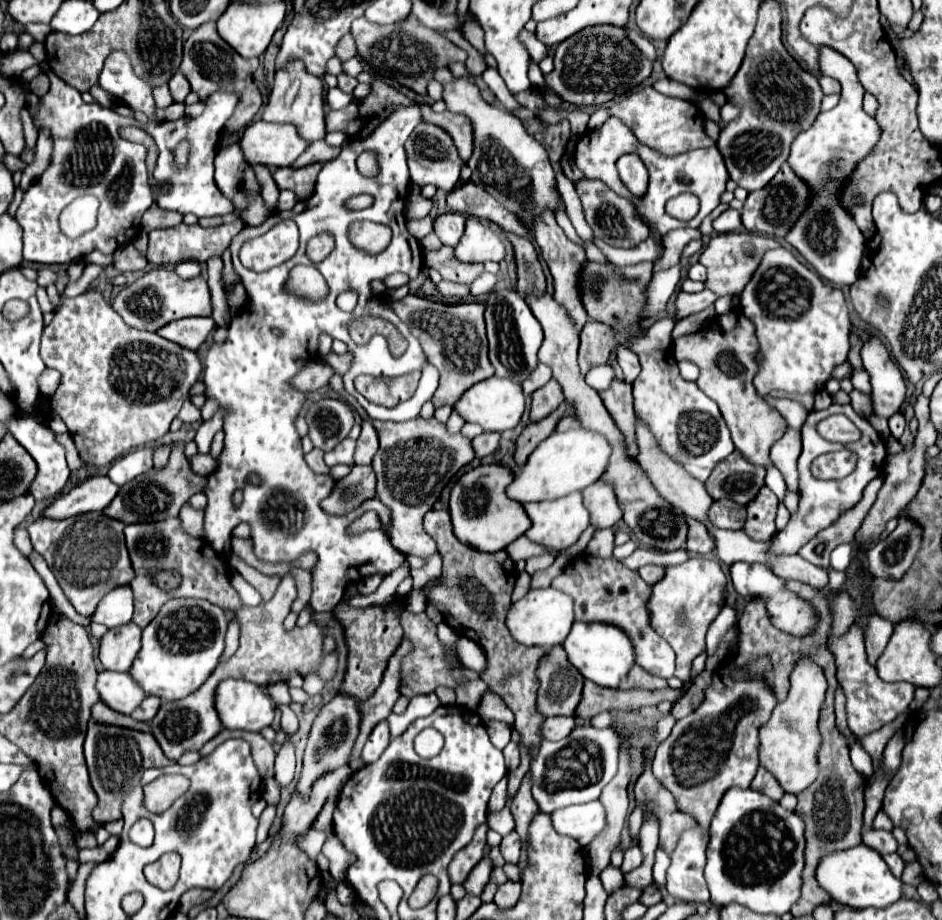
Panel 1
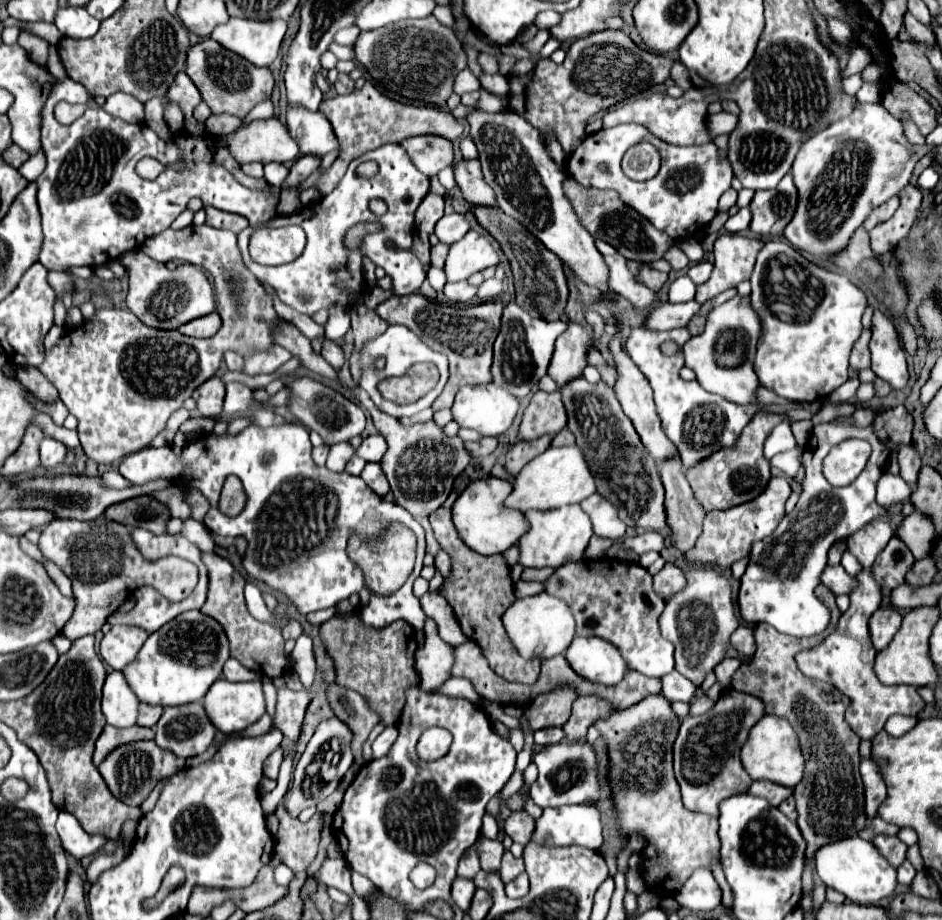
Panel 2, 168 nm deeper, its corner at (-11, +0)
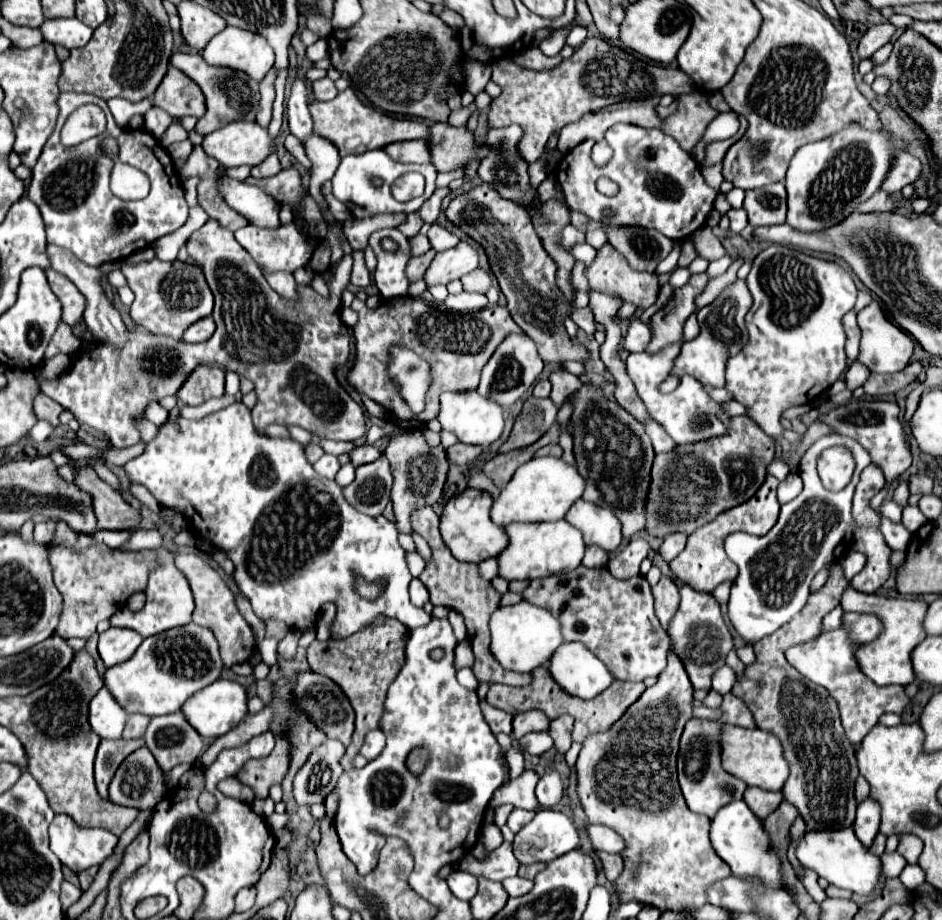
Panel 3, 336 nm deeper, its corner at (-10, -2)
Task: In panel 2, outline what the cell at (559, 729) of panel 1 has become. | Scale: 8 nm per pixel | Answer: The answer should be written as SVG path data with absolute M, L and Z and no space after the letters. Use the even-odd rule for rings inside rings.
M548 727L548 729L538 729L534 731L534 743L536 745L554 745L564 739L564 731L560 727Z

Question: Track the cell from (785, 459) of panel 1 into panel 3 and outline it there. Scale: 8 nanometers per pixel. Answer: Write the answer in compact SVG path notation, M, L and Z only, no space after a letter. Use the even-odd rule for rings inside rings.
M775 457L775 459L771 461L771 465L767 467L767 473L775 475L779 481L783 481L783 479L789 475L789 467L787 467L781 459L777 459L777 457Z

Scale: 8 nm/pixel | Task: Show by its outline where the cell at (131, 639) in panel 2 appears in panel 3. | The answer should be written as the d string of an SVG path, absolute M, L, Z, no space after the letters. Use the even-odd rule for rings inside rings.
M109 627L105 633L99 635L99 655L105 667L119 665L133 657L137 647L143 643L143 637L129 629Z

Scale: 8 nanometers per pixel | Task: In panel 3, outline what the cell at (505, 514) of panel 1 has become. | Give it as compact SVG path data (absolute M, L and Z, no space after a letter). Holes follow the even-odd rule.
M471 487L449 499L441 515L441 537L455 555L455 559L481 563L489 557L497 557L509 545L509 535L505 527L491 521L491 507L493 507L493 497L487 491Z

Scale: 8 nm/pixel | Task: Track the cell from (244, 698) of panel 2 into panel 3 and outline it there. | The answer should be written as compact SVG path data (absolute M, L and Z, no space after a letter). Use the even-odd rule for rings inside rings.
M217 679L215 683L205 687L205 691L199 691L197 695L193 695L193 699L189 699L189 703L185 703L181 711L185 713L189 723L193 723L193 727L201 733L201 737L221 737L231 729L235 729L245 719L247 699L249 699L247 689L243 685L235 681Z

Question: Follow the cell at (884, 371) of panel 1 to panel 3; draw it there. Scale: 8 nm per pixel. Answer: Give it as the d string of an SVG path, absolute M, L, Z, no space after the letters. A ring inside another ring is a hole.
M873 301L869 307L865 307L857 315L857 321L861 325L859 361L863 365L867 365L873 373L899 373L901 369L905 369L905 365L909 363L909 359L913 355L913 339L903 329L899 329L897 325L893 325L885 317L885 313L879 307L879 303Z

